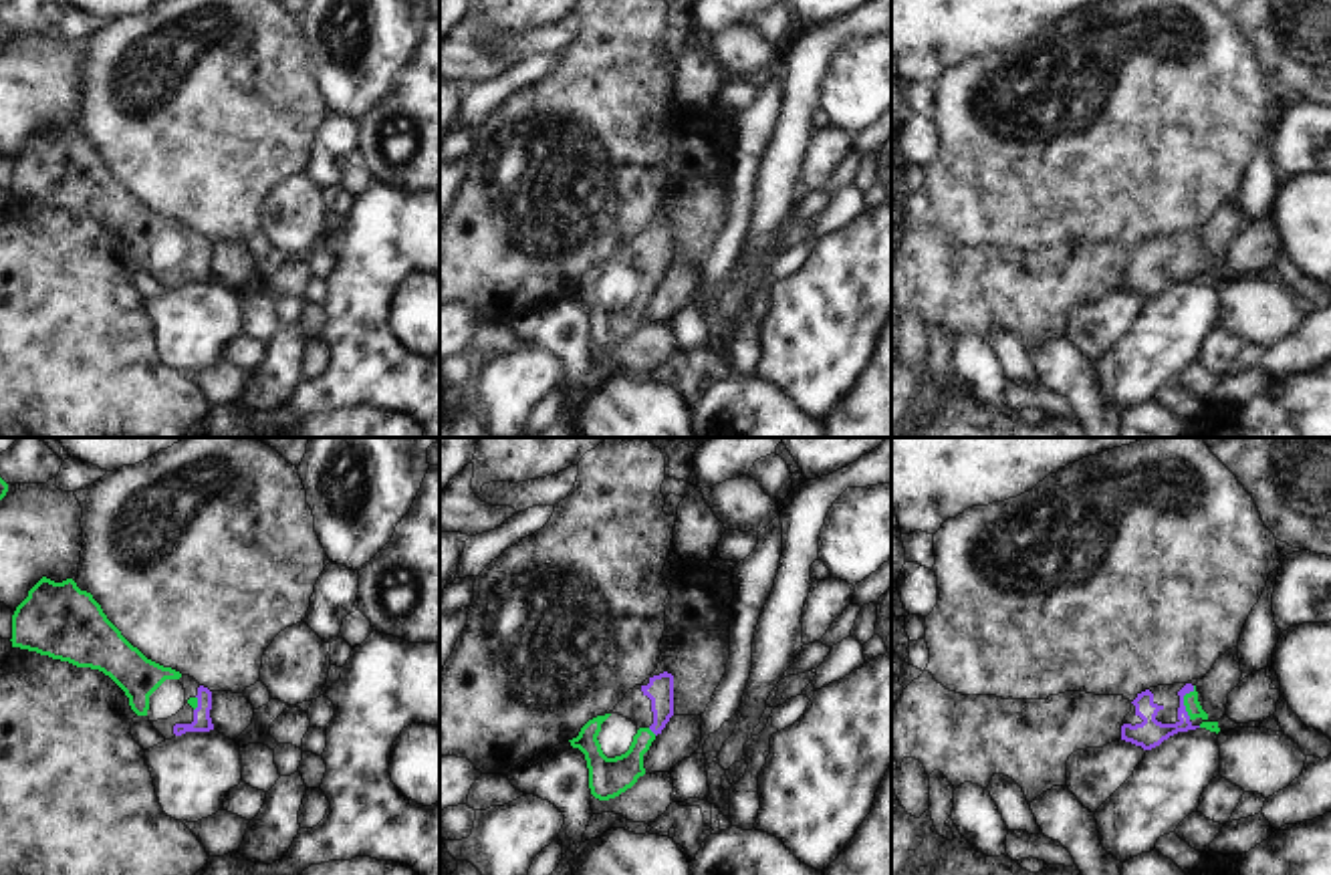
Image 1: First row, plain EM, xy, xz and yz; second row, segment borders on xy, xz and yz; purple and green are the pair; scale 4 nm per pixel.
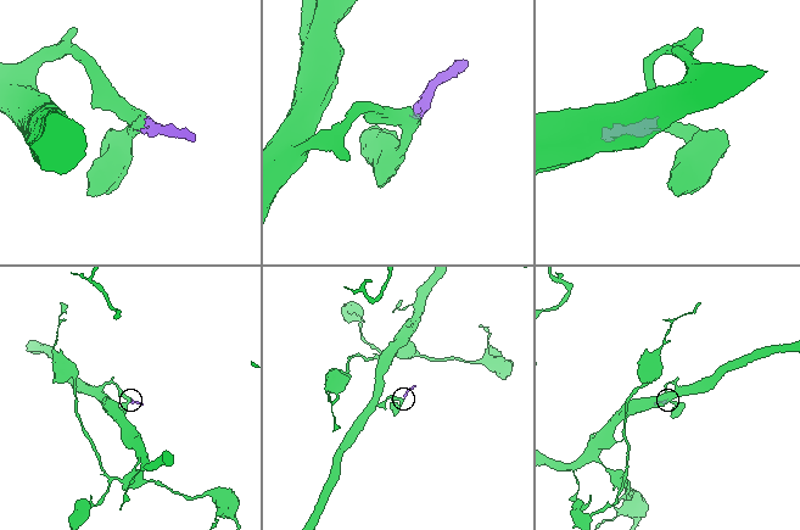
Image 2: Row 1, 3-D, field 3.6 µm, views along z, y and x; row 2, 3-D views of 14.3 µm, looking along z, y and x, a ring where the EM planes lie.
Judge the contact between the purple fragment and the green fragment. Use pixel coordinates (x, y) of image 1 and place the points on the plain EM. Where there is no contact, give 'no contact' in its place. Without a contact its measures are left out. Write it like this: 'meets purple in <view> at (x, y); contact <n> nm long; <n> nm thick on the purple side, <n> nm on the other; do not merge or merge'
meets purple in yz at (1182, 251); contact 140 nm long; 120 nm thick on the purple side, 70 nm on the other; merge

